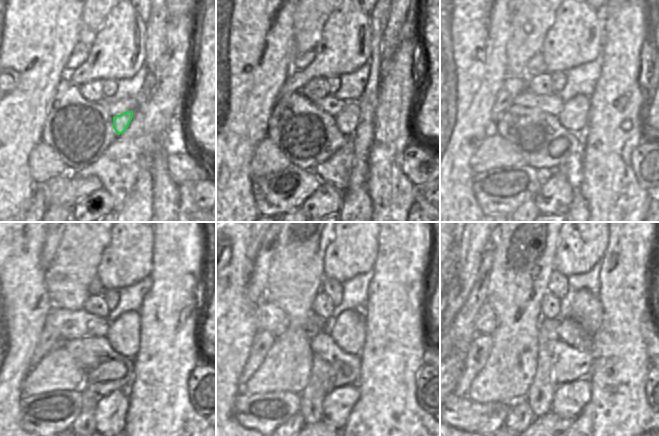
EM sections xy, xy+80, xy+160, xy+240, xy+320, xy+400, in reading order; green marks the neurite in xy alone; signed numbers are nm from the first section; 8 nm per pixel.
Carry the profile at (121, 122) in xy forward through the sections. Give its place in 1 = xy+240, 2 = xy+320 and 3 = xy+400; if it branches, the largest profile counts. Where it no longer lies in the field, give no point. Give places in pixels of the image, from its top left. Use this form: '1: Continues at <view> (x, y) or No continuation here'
1: Continues at xy+240 (123, 334)
2: Continues at xy+320 (348, 331)
3: Continues at xy+400 (569, 331)

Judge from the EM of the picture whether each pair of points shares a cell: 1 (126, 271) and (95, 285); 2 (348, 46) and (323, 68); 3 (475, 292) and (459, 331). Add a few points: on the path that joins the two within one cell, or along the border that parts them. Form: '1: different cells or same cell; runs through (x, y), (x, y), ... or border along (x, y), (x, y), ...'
1: different cells; border along (97, 276), (103, 288)
2: same cell; runs through (342, 49), (329, 62)
3: same cell; runs through (473, 302), (464, 321)

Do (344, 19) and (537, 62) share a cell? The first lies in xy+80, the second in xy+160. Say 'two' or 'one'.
two

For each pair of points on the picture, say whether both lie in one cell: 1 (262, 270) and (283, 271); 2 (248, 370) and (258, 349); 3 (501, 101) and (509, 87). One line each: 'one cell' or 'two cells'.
1: two cells
2: one cell
3: one cell

